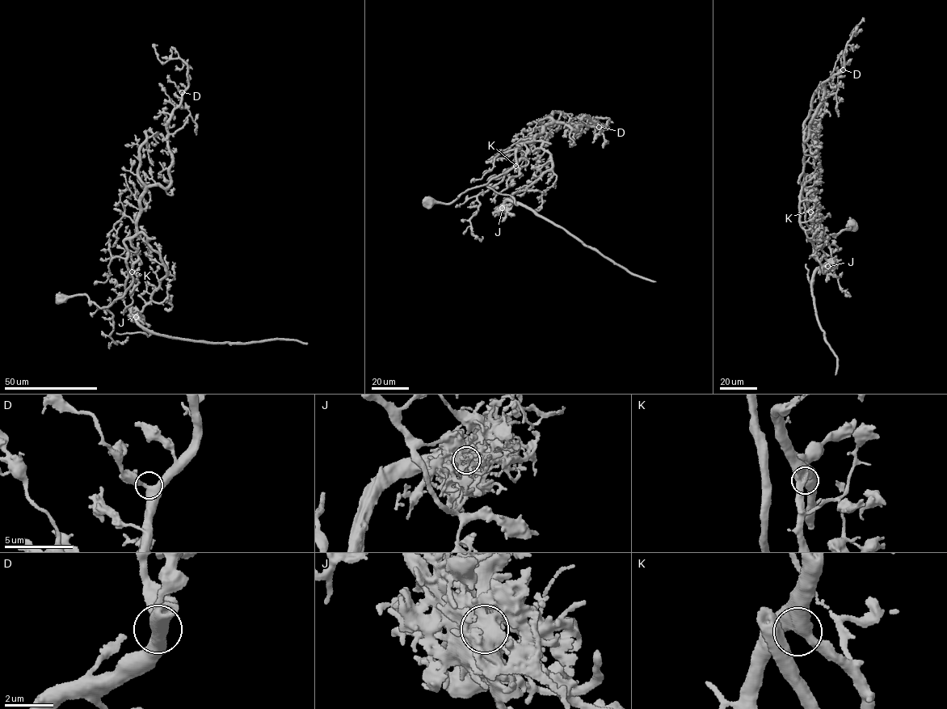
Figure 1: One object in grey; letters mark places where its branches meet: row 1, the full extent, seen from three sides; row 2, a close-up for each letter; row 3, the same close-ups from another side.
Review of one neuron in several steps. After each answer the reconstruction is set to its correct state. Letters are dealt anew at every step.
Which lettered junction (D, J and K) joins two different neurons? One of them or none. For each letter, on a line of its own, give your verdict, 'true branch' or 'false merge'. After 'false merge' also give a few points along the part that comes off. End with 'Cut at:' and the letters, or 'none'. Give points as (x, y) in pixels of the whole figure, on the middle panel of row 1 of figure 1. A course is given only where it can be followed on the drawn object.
D: true branch
J: false merge; foreign part runs (502, 208), (503, 203), (507, 200), (524, 204), (633, 274), (655, 281)
K: true branch
Cut at: J

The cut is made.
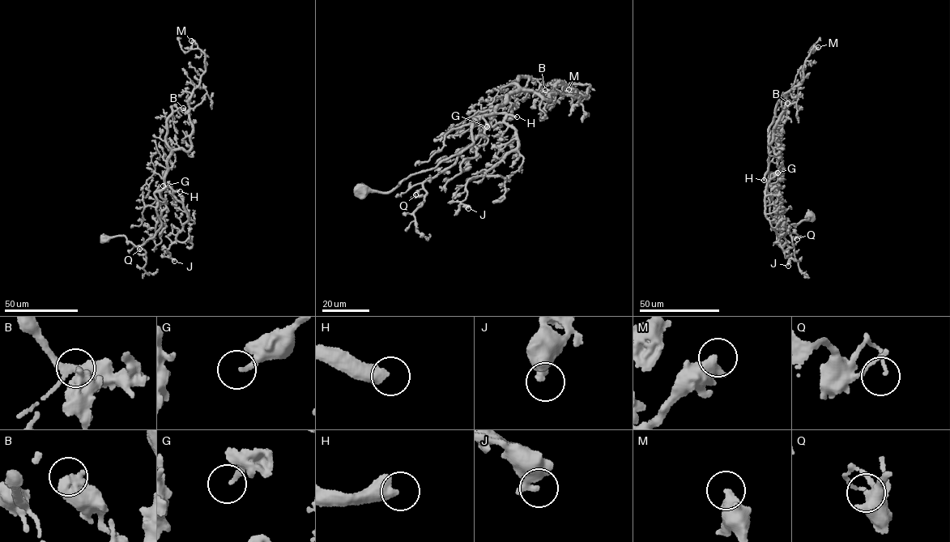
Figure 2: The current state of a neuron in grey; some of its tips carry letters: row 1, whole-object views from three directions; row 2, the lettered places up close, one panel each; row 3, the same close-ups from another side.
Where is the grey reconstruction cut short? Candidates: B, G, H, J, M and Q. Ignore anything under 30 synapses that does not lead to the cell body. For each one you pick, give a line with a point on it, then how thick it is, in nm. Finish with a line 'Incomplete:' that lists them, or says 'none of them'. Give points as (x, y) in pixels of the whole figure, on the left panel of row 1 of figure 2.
H: (180, 191) | 500 nm
Incomplete: H

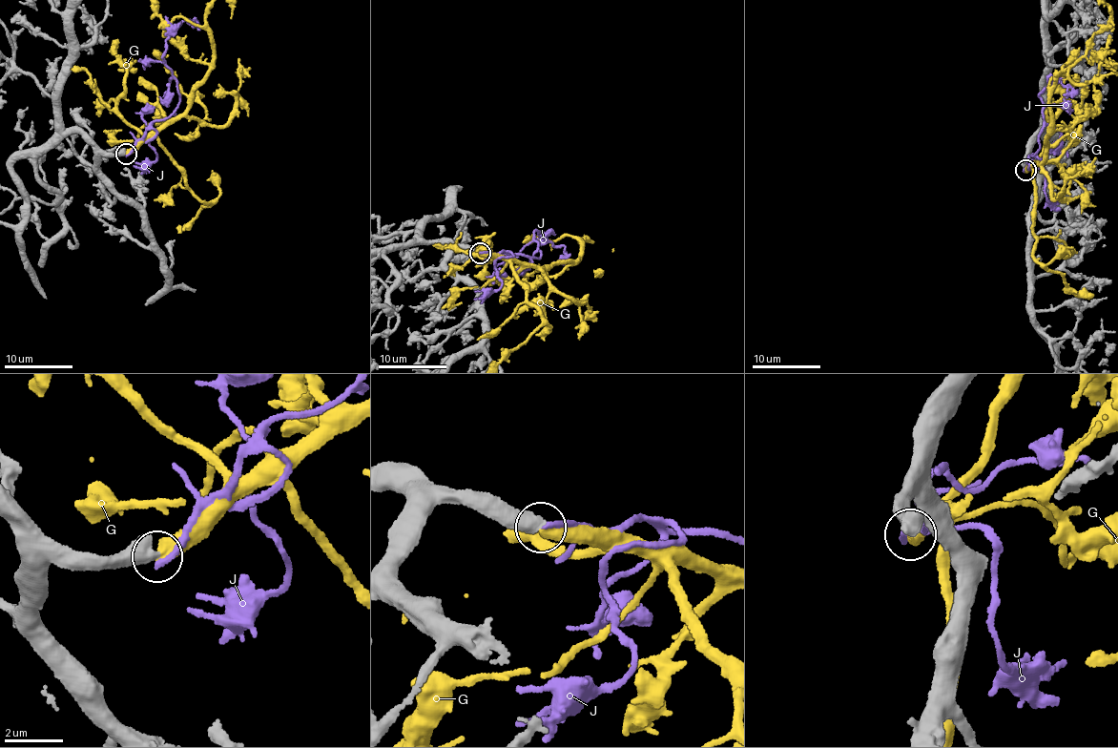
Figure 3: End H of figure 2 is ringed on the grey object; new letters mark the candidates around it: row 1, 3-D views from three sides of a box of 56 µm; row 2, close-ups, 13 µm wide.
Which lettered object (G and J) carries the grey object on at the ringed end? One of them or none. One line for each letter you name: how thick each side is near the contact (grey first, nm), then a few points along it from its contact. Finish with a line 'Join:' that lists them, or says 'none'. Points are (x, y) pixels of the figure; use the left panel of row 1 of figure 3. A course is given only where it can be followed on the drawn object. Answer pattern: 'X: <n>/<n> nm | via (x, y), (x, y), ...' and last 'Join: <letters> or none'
G: 550/480 nm
Join: G

